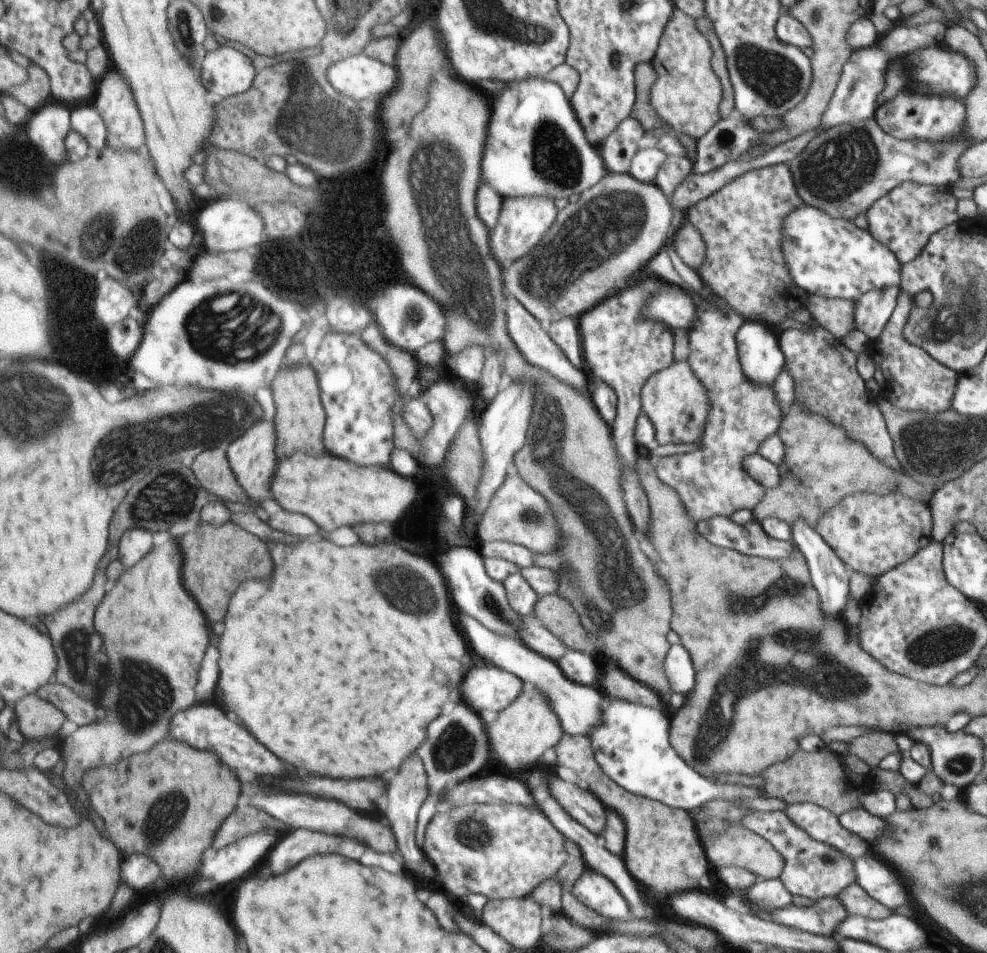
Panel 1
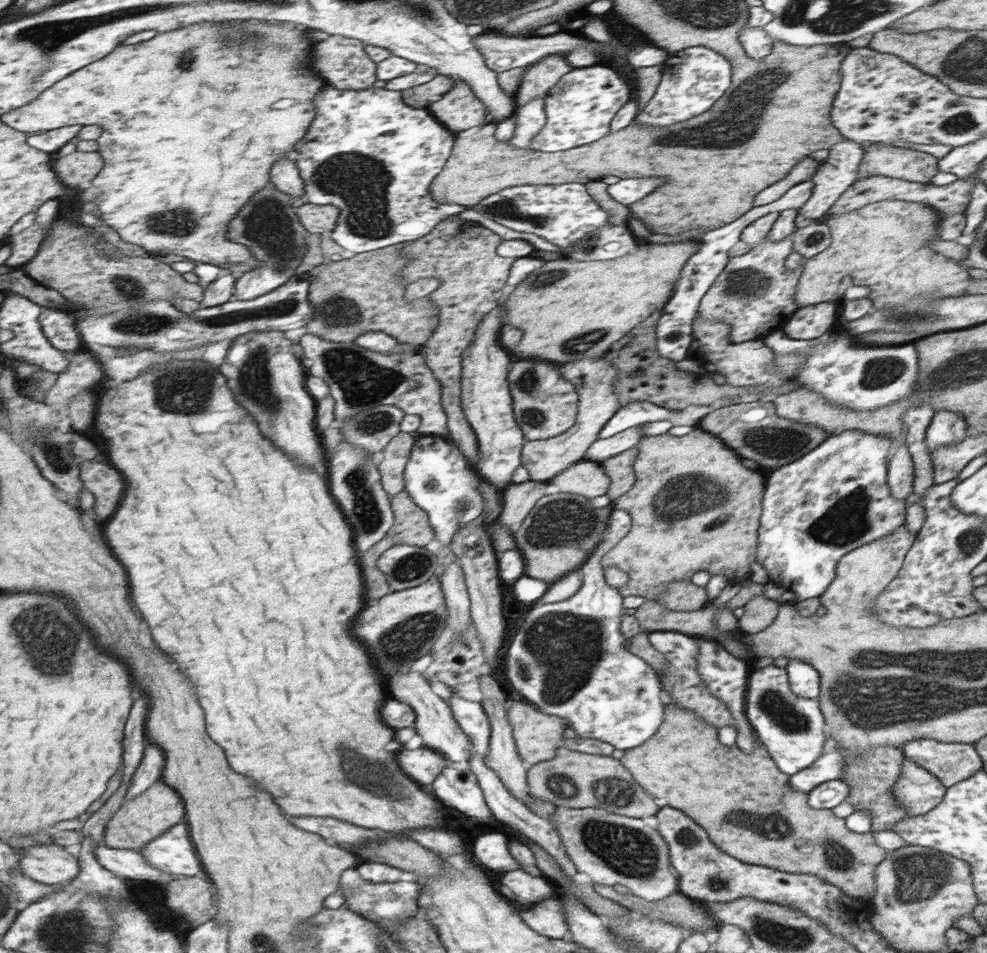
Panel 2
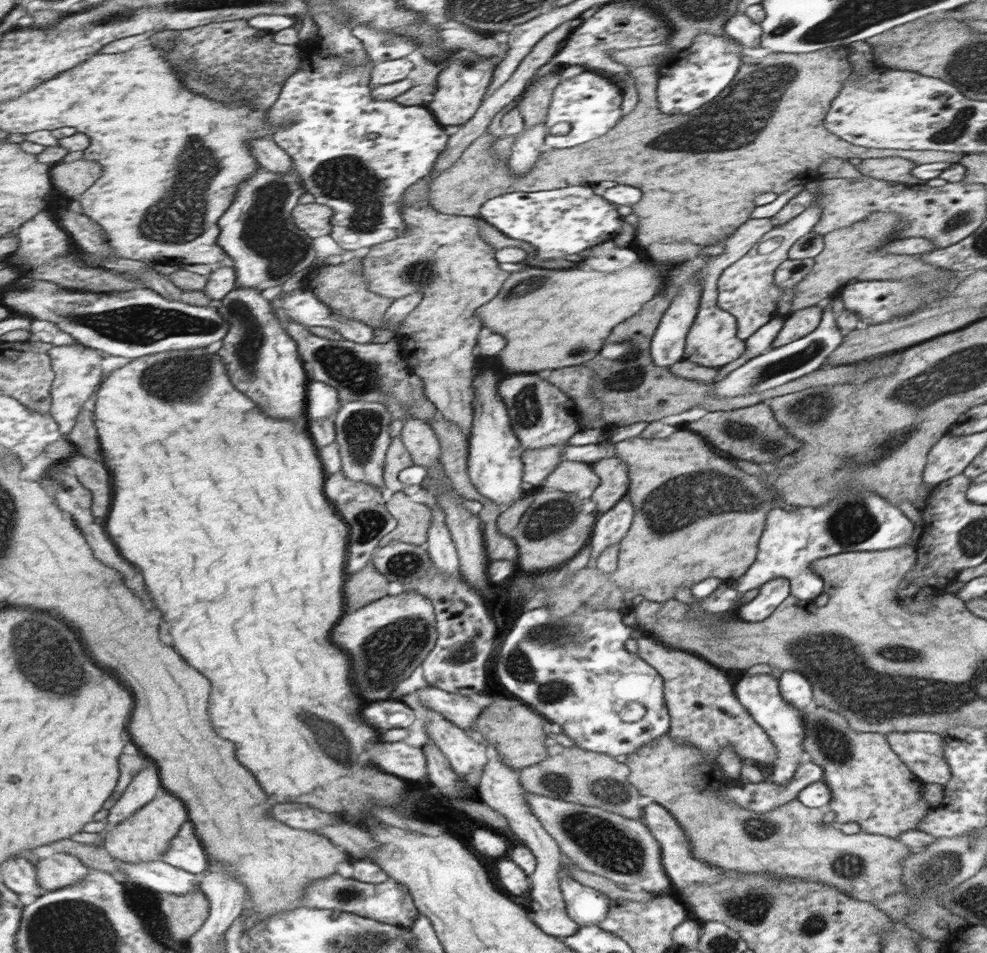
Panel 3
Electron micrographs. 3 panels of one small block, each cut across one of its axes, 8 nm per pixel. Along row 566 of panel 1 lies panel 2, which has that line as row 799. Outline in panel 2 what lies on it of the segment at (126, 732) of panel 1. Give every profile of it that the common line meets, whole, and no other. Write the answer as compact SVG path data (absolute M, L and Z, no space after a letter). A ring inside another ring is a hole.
M163 780L156 782L142 795L130 801L124 801L115 818L106 830L106 846L113 849L147 849L153 841L168 833L173 826L186 821L186 803L180 793Z

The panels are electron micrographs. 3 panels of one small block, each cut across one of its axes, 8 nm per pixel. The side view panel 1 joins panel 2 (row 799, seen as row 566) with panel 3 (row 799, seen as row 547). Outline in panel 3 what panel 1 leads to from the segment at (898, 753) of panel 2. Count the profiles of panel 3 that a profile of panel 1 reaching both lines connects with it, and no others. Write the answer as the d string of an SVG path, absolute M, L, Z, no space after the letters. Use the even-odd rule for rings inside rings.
M817 704L803 710L801 722L805 724L805 740L801 741L805 759L823 768L821 780L831 792L825 810L835 814L831 823L833 827L855 823L866 834L893 839L918 828L931 810L921 797L923 782L901 762L885 735L851 729L841 712Z

